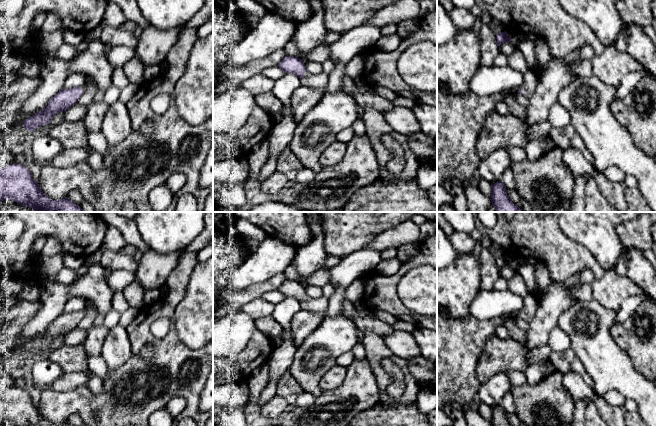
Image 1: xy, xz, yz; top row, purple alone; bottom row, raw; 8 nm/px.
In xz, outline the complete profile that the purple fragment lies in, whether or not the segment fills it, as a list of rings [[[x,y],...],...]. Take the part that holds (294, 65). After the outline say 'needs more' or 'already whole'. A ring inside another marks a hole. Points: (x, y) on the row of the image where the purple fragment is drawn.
[[[285,55],[278,66],[285,73],[296,74],[300,78],[302,85],[326,92],[329,74],[325,72],[319,74],[309,73],[306,70],[304,62],[300,58]]]; needs more

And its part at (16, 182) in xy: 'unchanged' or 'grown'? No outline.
unchanged

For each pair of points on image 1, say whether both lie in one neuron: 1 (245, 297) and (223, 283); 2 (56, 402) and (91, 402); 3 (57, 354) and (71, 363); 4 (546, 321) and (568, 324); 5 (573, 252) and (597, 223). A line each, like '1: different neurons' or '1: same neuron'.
1: same neuron
2: same neuron
3: same neuron
4: different neurons
5: different neurons

